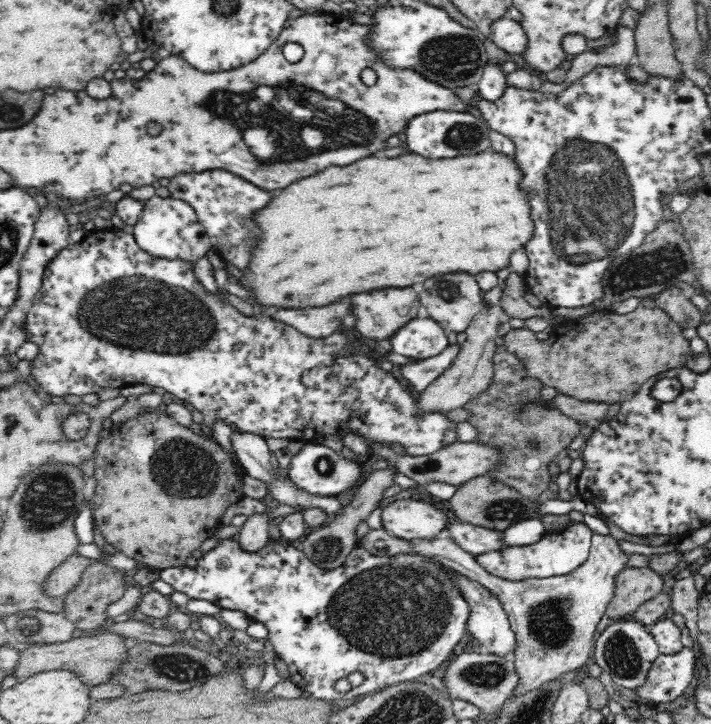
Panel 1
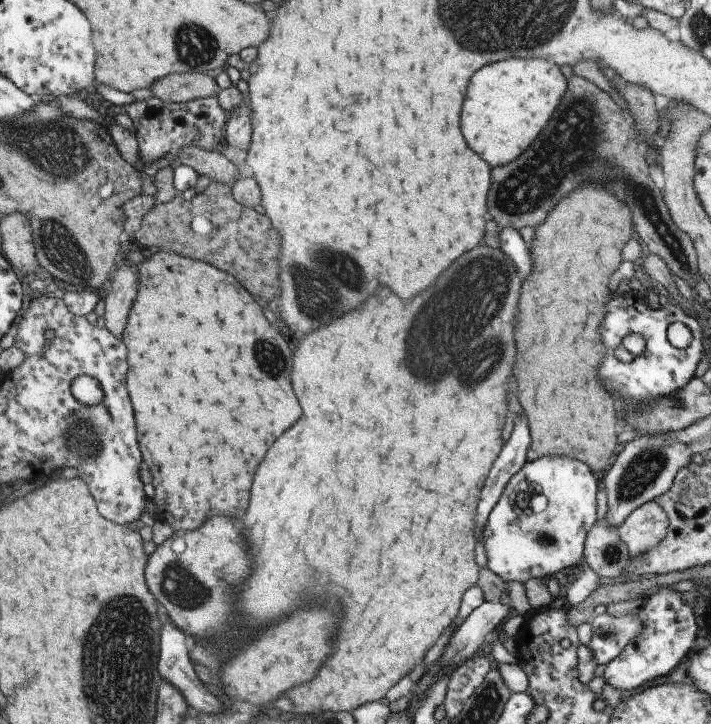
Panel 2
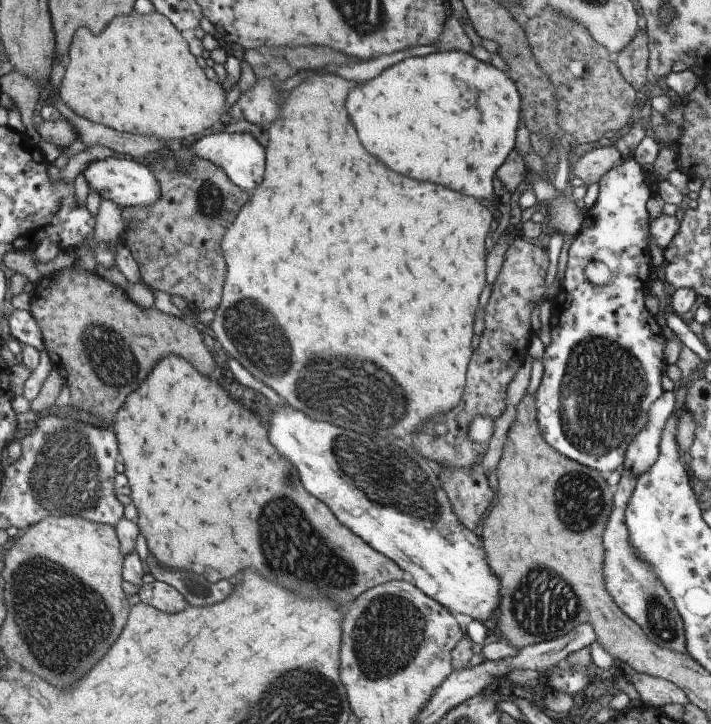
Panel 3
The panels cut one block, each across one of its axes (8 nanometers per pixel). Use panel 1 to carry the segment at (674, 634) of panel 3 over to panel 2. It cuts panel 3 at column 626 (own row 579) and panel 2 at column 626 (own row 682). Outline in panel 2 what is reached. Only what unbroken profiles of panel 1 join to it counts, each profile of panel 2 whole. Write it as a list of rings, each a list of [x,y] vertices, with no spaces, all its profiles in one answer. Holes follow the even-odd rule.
[[[647,501],[621,522],[618,535],[632,559],[663,540],[667,529],[668,518],[665,511],[655,501]]]

